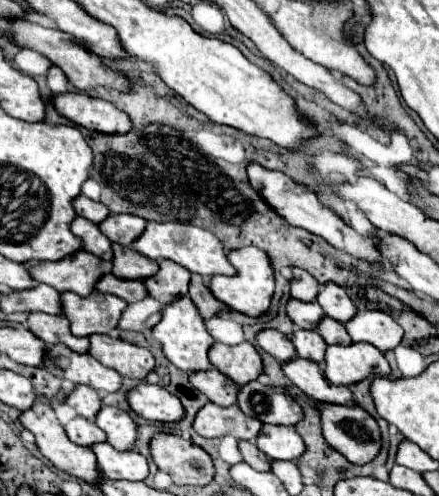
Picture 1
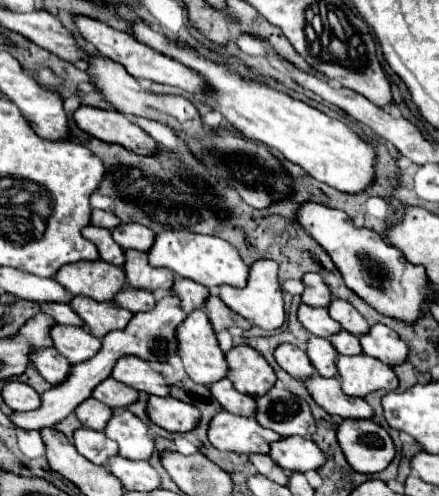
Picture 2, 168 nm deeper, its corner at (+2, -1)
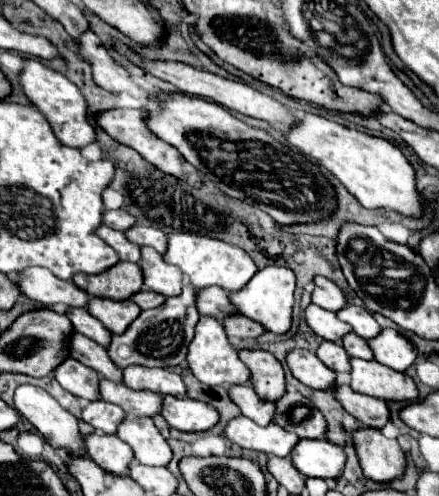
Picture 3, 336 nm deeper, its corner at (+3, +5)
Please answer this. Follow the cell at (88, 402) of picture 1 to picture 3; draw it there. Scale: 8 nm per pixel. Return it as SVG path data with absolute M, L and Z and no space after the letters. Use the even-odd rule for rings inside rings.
M94 400L82 410L82 420L92 424L96 432L102 432L102 434L116 434L116 424L124 416L126 414L122 412L122 408L104 400Z

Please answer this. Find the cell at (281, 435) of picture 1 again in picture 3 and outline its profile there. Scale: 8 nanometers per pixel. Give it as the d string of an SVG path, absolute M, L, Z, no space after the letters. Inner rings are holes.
M302 438L290 452L292 464L304 476L314 478L338 478L342 474L344 452L340 446L330 444L328 440Z

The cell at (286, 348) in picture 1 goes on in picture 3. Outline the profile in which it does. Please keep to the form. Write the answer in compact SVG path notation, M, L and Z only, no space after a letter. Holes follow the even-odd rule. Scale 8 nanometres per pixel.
M294 348L286 354L286 364L292 372L294 378L298 378L302 384L310 386L310 388L332 388L336 382L336 374L324 366L316 354L308 352L308 350L300 350Z

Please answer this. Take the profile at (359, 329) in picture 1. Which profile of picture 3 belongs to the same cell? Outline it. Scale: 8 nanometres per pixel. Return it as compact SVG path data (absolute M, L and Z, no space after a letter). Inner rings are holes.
M382 330L376 338L368 340L368 346L374 352L374 360L398 372L404 372L408 366L412 366L416 358L414 344L396 330Z

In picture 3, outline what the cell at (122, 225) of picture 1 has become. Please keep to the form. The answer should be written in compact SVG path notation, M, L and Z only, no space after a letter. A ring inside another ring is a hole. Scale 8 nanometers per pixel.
M134 224L132 228L128 228L126 232L126 238L132 242L132 244L138 244L138 246L152 246L156 252L164 252L166 250L166 234L158 228L152 228L152 226L140 226L140 224Z

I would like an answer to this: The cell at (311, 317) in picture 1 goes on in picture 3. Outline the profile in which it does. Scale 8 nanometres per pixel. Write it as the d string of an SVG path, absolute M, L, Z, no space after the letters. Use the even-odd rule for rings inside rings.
M310 304L310 306L306 308L304 316L306 316L308 326L314 330L314 334L320 336L320 338L324 338L324 340L340 342L340 338L342 338L344 334L352 332L352 328L350 328L346 322L338 320L334 312L324 310L324 308L316 306L316 304Z

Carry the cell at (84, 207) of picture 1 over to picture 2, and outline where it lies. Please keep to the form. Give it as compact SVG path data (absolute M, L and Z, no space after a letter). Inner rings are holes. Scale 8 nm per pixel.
M93 210L91 214L91 224L95 226L101 226L101 228L107 228L107 230L113 230L115 226L119 226L119 218L115 218L113 212L105 212L105 210Z

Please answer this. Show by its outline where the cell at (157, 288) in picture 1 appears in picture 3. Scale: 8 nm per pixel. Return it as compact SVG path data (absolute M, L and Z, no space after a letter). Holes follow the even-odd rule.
M218 286L196 290L196 308L198 308L200 316L214 316L220 322L224 320L226 314L236 314L238 312L230 304L228 292L218 288Z

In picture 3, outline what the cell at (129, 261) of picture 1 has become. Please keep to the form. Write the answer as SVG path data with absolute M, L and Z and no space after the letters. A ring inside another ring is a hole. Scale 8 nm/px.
M142 246L140 252L142 258L138 264L144 274L144 290L154 290L162 296L178 296L178 292L182 290L182 272L166 264L154 248Z

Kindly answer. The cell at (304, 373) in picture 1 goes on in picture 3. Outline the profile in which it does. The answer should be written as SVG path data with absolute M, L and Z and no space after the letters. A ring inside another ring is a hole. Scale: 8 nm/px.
M334 384L332 392L334 392L336 400L342 404L342 408L348 414L352 414L362 426L382 428L390 418L384 400L356 394L356 392L352 392L352 388L348 384Z

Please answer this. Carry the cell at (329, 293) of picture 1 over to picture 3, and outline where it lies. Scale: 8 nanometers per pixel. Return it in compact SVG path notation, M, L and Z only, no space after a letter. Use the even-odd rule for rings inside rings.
M346 304L344 308L340 308L340 310L336 312L336 316L338 316L342 322L350 324L352 330L354 330L358 336L366 338L366 340L378 336L378 332L382 330L382 328L376 324L376 320L372 318L372 314L370 314L366 308L362 308L362 306Z

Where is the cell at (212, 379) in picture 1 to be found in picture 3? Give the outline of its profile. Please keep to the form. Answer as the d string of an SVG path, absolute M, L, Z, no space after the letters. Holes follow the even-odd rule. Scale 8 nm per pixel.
M236 384L228 388L228 396L230 400L242 410L242 414L250 420L254 420L258 426L262 424L270 424L272 422L272 414L274 414L274 404L260 400L256 396L254 390L250 390L246 384Z

